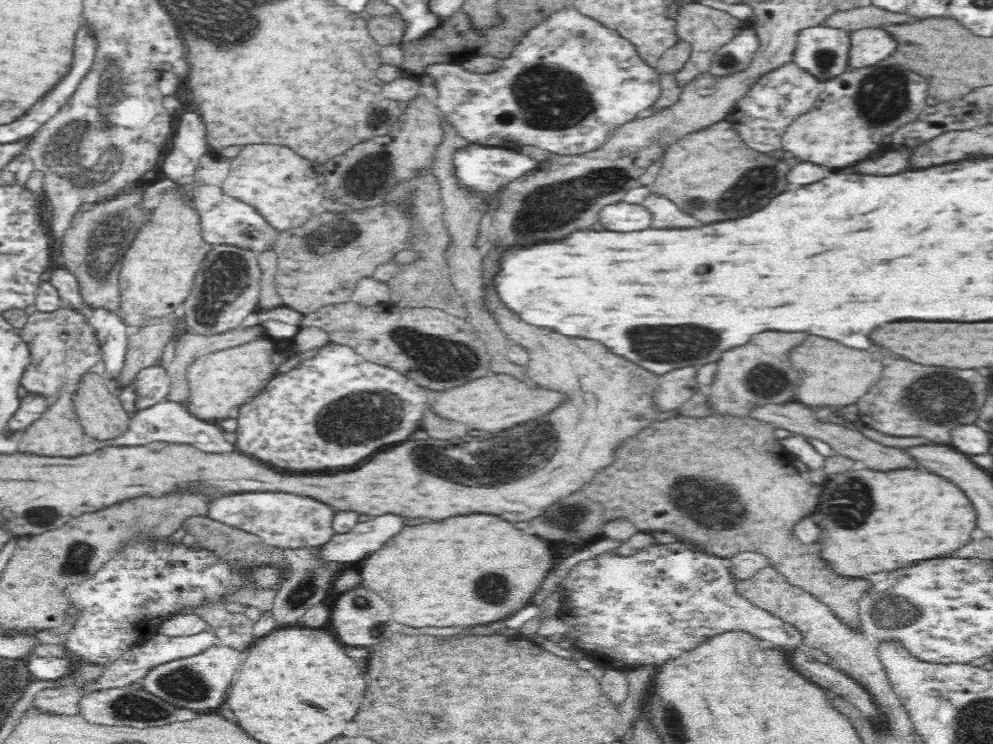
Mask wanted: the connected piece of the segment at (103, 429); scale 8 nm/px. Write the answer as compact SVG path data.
M85 372L82 374L82 378L74 388L74 409L77 421L89 440L106 442L106 440L120 438L125 432L128 432L131 414L126 412L118 394L109 387L108 381L98 373Z

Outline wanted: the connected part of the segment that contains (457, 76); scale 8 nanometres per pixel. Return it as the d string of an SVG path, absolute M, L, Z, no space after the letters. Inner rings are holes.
M573 6L547 16L525 32L514 51L494 72L470 72L457 64L434 64L426 68L439 93L435 103L440 119L464 140L505 149L530 144L560 156L594 152L611 139L618 127L644 115L661 89L657 73L657 69L638 54L634 44L618 31L578 12Z

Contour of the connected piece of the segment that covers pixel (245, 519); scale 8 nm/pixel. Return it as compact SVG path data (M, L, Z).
M246 492L246 494L216 498L208 502L205 516L252 533L270 546L290 550L300 547L320 547L330 542L332 534L335 534L330 524L332 510L328 510L328 506L304 496L292 496L280 492Z

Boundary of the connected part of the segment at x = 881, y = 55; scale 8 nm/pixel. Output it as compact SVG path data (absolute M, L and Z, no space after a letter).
M868 28L868 30L852 31L852 50L850 50L850 66L864 68L872 66L893 56L898 42L884 28Z

